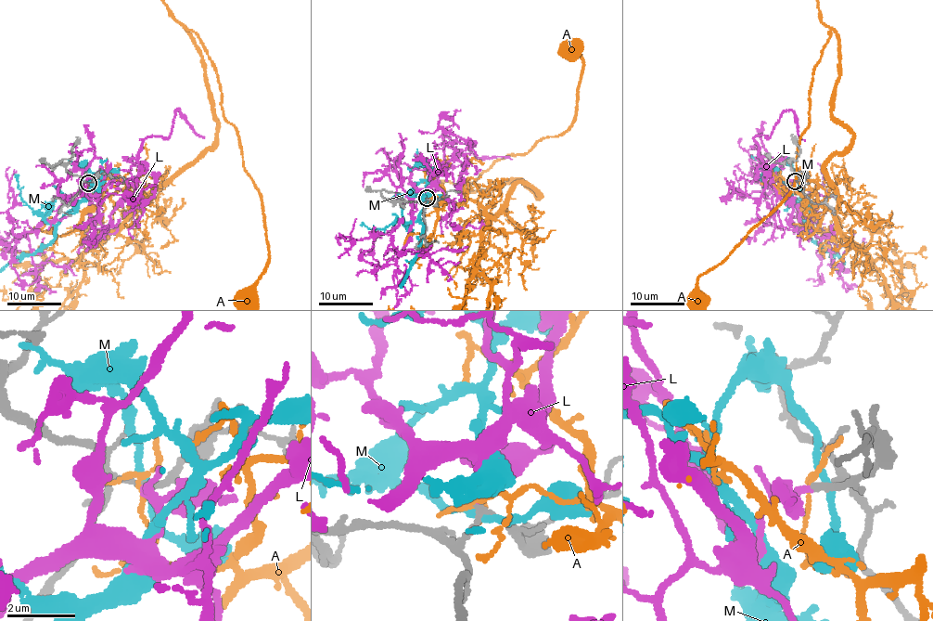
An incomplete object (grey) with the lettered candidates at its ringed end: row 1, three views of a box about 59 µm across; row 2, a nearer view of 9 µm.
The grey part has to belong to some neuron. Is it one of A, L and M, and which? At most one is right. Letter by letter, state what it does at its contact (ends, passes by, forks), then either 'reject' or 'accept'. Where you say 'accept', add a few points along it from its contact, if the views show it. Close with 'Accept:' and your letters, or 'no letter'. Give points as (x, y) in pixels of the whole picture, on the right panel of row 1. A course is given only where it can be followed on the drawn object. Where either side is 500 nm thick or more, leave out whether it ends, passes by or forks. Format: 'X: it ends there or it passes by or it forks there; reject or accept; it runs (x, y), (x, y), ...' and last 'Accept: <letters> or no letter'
A: it passes by; reject
L: it passes by; accept; it runs (797, 182), (784, 188), (801, 216), (815, 219), (824, 234), (801, 230), (799, 207), (794, 219), (801, 237)
M: it passes by; reject
Accept: L

